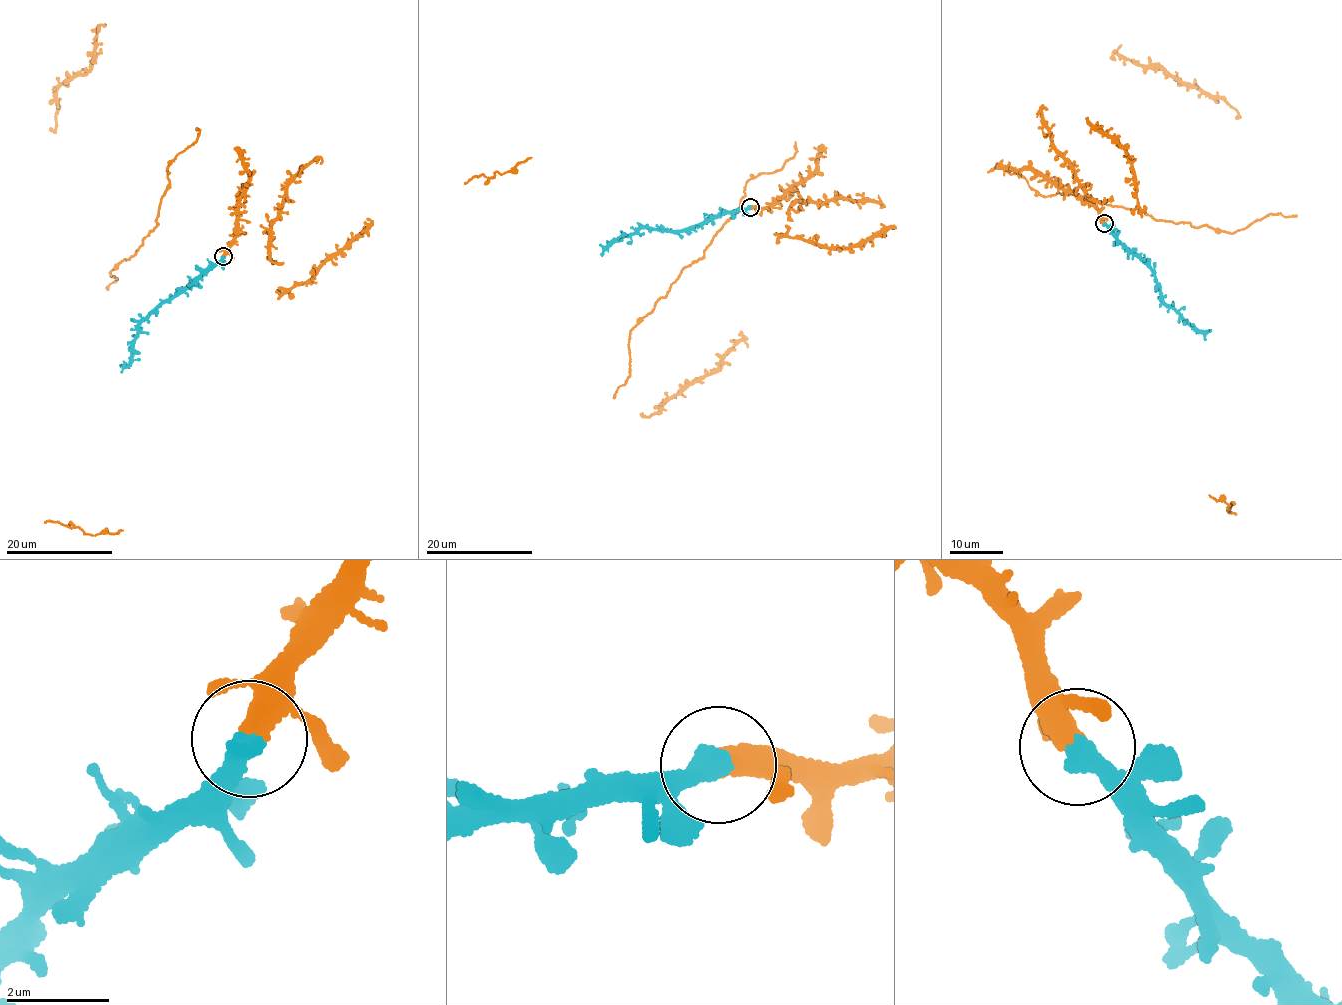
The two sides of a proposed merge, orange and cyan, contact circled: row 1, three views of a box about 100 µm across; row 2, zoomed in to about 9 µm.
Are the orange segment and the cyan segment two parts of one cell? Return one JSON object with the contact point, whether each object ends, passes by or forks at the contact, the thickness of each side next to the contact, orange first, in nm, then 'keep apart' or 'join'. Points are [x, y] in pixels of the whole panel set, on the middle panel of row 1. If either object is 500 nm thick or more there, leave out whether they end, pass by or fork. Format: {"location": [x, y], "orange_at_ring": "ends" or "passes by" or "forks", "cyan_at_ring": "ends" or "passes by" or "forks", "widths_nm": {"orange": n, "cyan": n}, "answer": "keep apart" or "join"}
{"location": [750, 207], "orange_at_ring": "forks", "cyan_at_ring": "ends", "widths_nm": {"orange": 280, "cyan": 440}, "answer": "join"}

